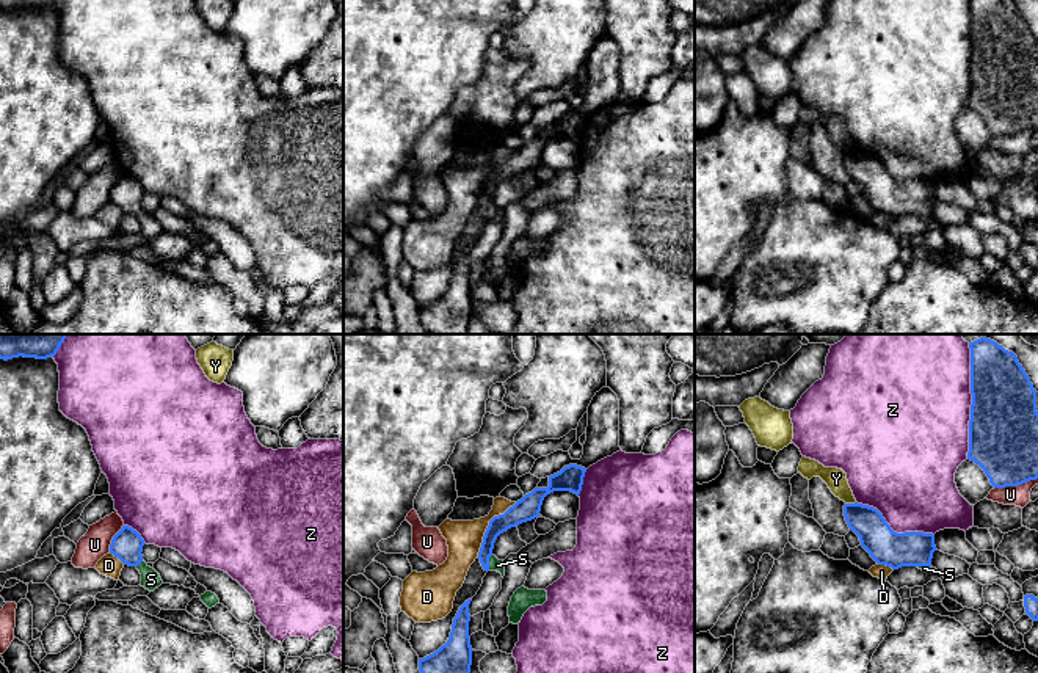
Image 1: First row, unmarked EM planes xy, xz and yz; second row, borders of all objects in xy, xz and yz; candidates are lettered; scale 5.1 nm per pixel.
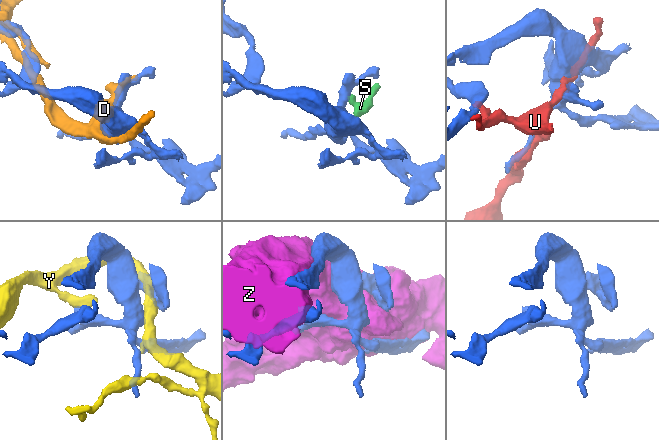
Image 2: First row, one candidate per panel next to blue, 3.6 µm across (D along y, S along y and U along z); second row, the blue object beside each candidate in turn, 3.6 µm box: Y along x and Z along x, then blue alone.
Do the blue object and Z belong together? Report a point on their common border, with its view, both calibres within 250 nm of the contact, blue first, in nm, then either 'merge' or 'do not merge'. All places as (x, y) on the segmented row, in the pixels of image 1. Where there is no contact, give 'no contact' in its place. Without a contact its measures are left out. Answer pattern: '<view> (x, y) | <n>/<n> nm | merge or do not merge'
yz (972, 402) | 360/480 nm | do not merge

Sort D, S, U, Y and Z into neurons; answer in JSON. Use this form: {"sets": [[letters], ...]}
{"sets": [["D"], ["S"], ["U"], ["Y"], ["Z"]]}

